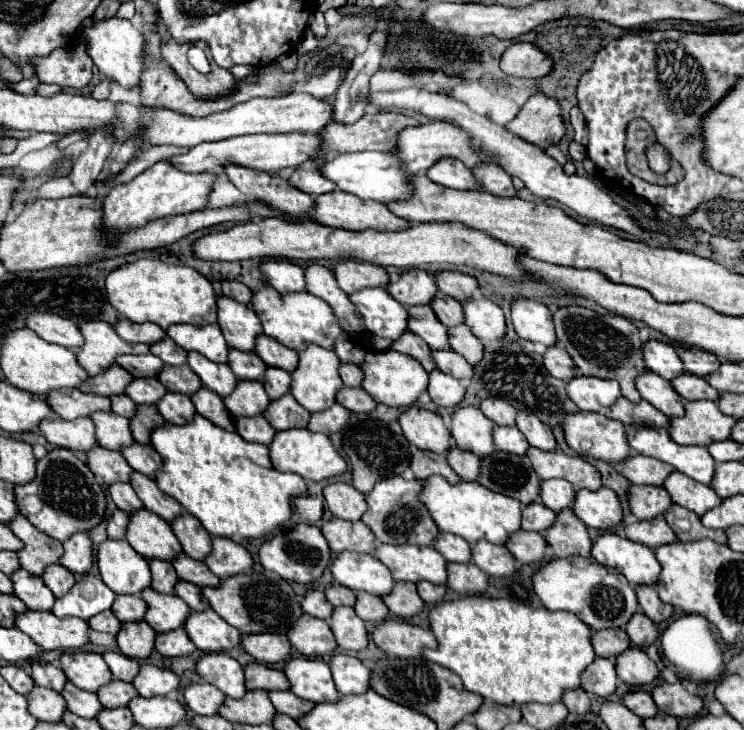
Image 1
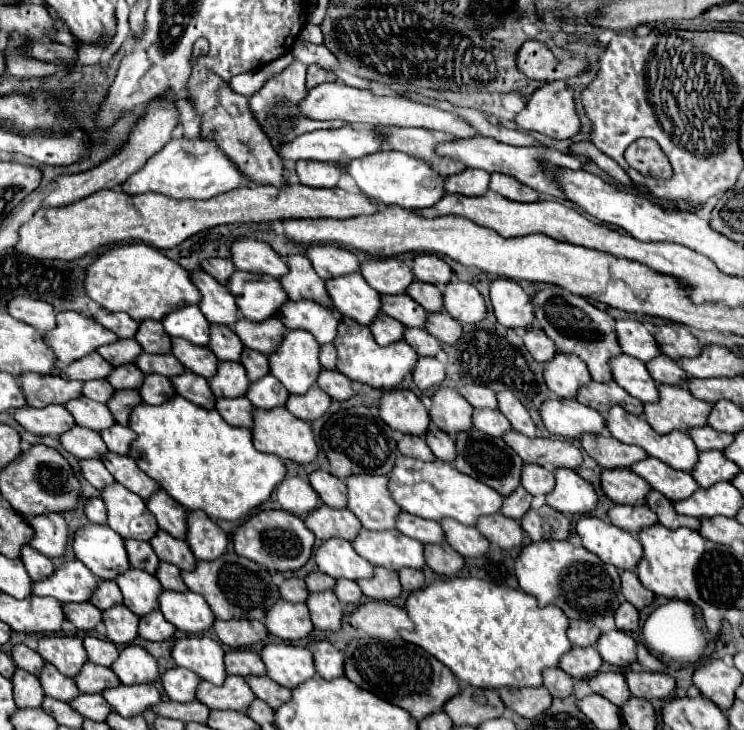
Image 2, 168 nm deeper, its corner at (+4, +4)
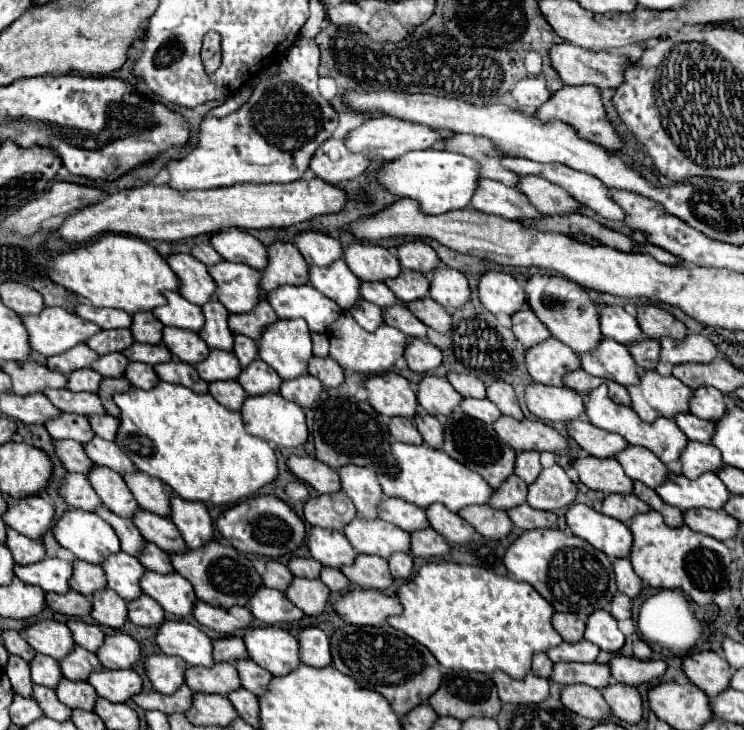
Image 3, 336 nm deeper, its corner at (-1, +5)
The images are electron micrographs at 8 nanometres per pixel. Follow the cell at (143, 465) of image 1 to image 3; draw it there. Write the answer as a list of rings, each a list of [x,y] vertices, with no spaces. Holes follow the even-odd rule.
[[[93,414],[93,416],[87,416],[87,420],[91,424],[91,430],[97,436],[101,436],[105,440],[113,440],[115,438],[115,432],[117,432],[117,426],[119,426],[117,418],[113,418],[109,414],[105,414],[105,416],[95,416]]]

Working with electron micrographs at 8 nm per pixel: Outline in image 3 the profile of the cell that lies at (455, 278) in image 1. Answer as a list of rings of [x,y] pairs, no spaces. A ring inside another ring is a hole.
[[[421,240],[403,242],[401,246],[397,246],[397,258],[403,268],[419,270],[421,274],[431,274],[439,264],[437,252]]]

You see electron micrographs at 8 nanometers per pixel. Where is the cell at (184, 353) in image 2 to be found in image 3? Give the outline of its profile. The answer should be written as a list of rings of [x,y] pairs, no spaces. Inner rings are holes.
[[[165,326],[163,328],[163,344],[171,350],[173,356],[187,364],[197,364],[203,358],[207,358],[209,348],[207,344],[199,338],[199,334],[175,326]]]

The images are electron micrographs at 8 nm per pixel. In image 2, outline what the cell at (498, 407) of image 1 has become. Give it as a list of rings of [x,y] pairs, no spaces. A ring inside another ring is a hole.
[[[466,385],[466,387],[460,387],[462,397],[474,407],[474,409],[498,409],[498,399],[496,399],[496,393],[490,391],[488,387],[482,387],[482,385]]]

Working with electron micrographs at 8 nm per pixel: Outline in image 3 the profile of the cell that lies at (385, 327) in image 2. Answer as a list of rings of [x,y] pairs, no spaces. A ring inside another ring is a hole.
[[[359,300],[359,306],[353,306],[349,312],[357,320],[357,324],[363,326],[365,330],[375,330],[375,328],[379,328],[383,324],[381,308],[375,306],[373,302]]]

